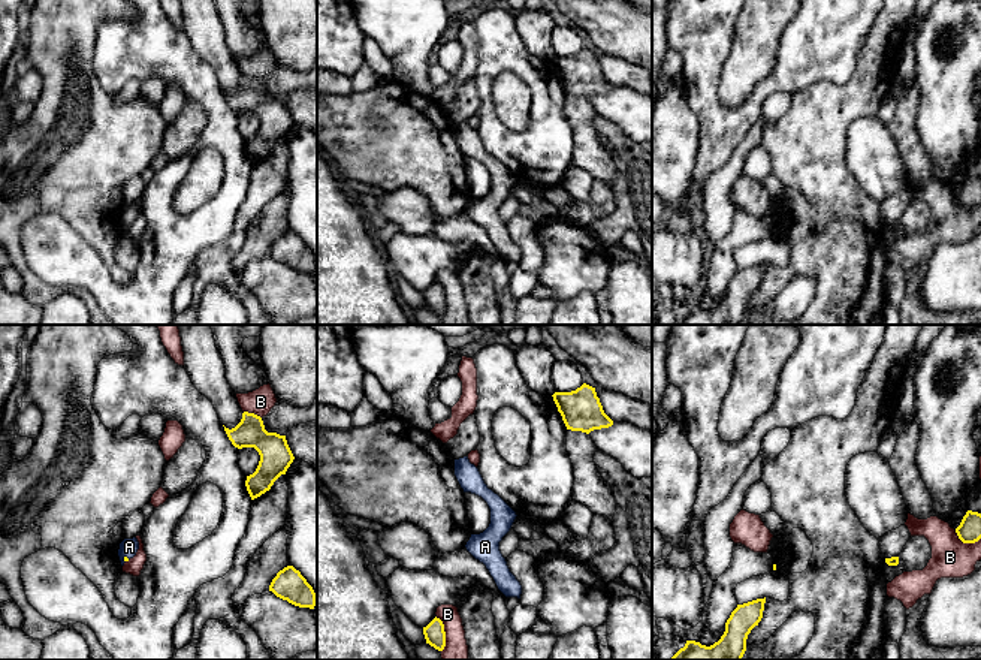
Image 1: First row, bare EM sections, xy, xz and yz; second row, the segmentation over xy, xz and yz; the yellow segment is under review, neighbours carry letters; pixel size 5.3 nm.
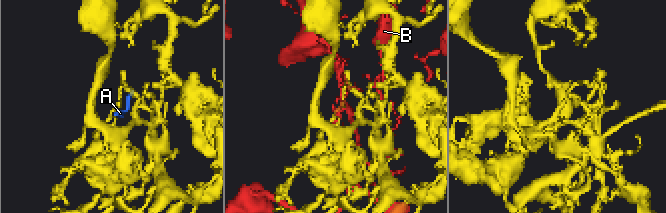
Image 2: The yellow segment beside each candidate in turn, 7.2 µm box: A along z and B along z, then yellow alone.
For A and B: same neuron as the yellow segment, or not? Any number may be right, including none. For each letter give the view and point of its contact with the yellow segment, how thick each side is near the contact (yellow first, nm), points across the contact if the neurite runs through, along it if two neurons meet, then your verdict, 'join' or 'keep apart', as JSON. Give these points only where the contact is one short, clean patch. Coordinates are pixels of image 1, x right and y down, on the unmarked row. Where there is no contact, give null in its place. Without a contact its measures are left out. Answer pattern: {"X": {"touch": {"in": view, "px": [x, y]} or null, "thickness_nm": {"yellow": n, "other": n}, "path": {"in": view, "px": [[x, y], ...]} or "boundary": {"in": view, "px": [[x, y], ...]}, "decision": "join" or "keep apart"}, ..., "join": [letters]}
{"A": {"touch": {"in": "xy", "px": [126, 222]}, "thickness_nm": {"yellow": 20, "other": 100}, "path": {"in": "xy", "px": [[126, 223], [126, 222], [129, 211]]}, "decision": "join"}, "B": {"touch": {"in": "xz", "px": [444, 298]}, "thickness_nm": {"yellow": 110, "other": 140}, "decision": "keep apart"}, "join": ["A"]}

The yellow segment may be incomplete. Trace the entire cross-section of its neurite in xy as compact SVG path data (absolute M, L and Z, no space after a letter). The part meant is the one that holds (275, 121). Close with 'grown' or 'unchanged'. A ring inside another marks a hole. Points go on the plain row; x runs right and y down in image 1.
M244 76L241 87L232 94L224 91L224 96L235 112L254 112L260 120L256 136L245 145L251 165L269 156L295 124L286 100L268 97L262 82L254 78Z | unchanged

